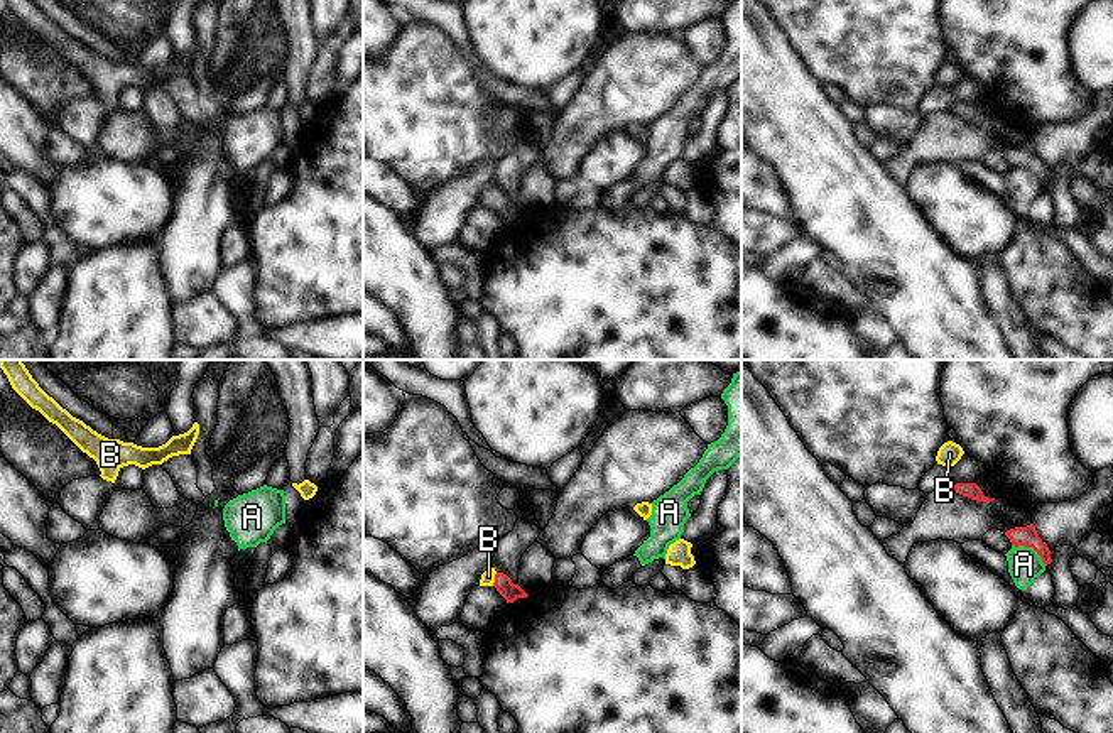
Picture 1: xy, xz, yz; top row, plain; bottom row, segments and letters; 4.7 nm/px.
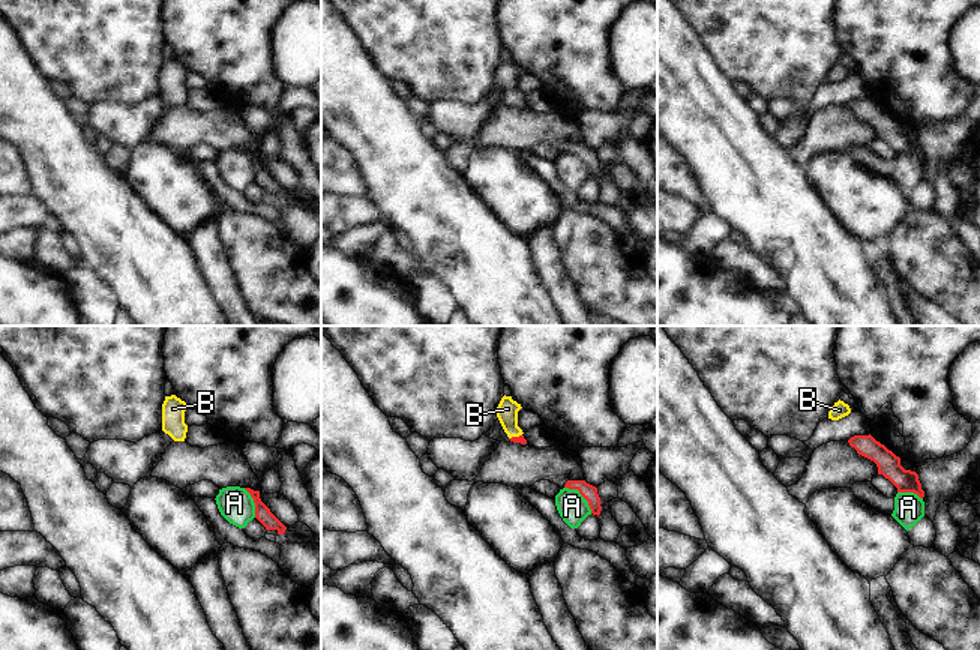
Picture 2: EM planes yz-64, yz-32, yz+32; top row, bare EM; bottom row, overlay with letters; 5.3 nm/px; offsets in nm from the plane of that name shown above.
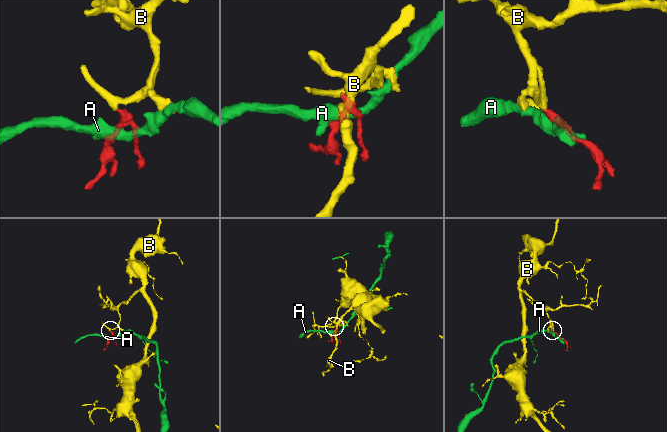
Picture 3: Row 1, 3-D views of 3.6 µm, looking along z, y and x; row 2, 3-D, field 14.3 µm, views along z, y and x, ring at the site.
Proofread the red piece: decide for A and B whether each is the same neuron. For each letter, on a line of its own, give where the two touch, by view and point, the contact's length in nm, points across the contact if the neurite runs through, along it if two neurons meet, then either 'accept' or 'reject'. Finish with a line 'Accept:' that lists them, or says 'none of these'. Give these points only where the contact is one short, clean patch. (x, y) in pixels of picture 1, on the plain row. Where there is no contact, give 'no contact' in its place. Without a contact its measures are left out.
A: yz (1031, 168) | 190 nm | along yz (1012, 166), (1031, 169), (1046, 186) | reject
B: xz (495, 201) | 70 nm | across xz (504, 206), (495, 201), (488, 198) | accept
Accept: B

